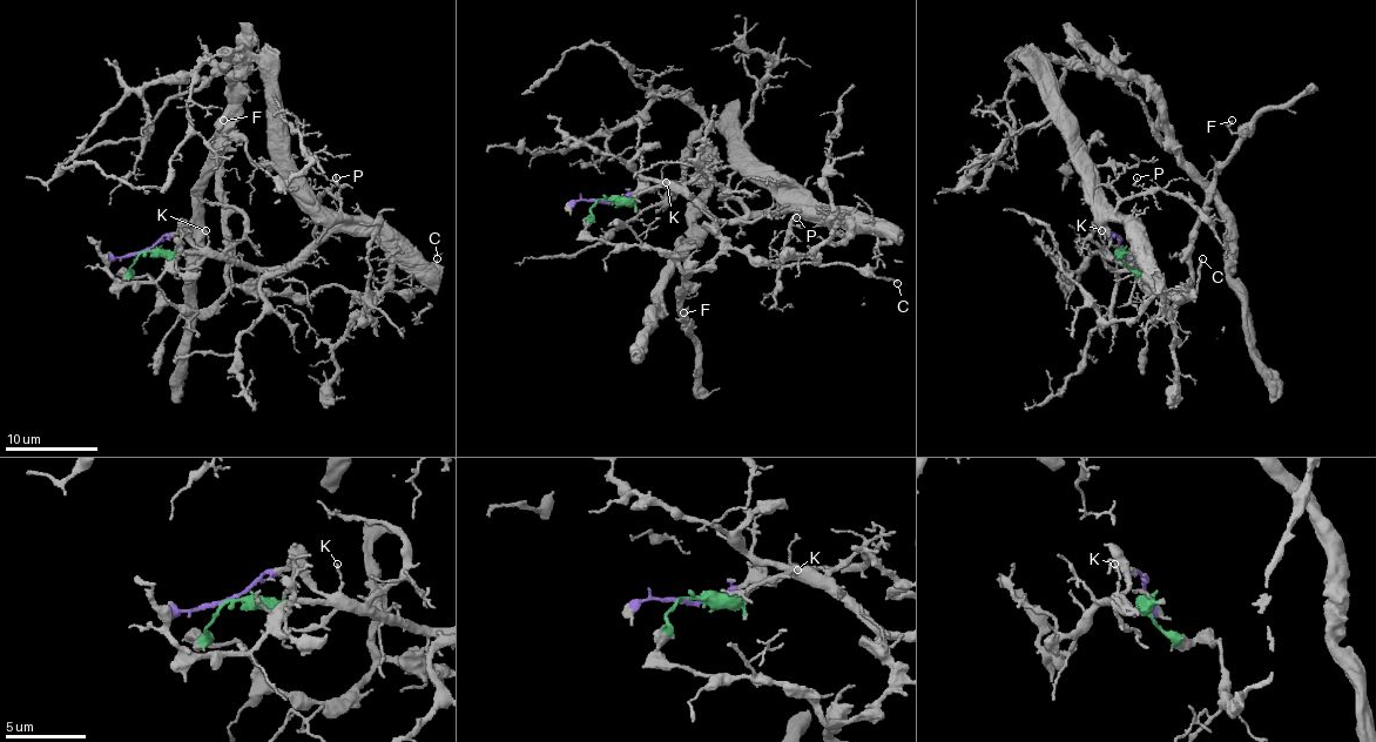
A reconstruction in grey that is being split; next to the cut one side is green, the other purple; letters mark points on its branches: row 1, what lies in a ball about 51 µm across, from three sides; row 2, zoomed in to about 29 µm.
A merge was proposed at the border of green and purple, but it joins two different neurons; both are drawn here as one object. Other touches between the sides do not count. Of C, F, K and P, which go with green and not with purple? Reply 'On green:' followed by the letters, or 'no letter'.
On green: C, F

